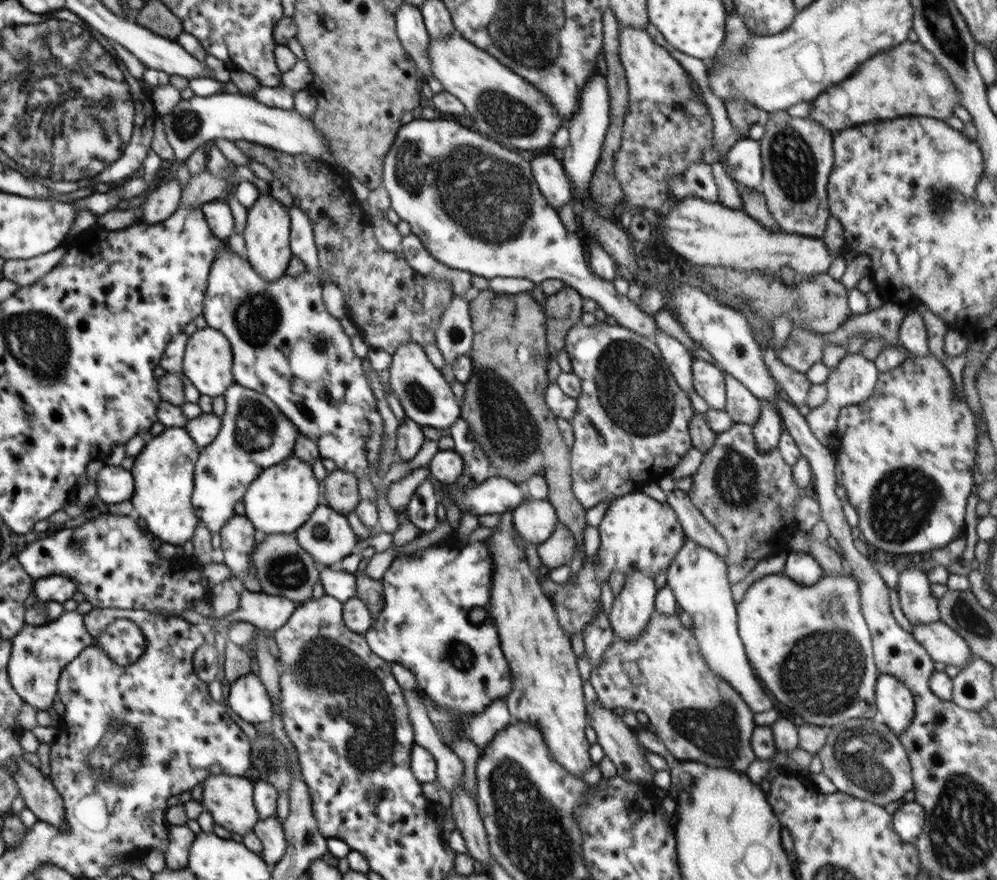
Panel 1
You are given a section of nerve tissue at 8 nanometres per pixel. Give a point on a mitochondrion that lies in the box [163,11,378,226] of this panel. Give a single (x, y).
(187, 125)

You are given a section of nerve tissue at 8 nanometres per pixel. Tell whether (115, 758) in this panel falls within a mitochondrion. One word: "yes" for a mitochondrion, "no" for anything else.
yes

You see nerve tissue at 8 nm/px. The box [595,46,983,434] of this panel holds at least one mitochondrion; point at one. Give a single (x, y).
(793, 166)

